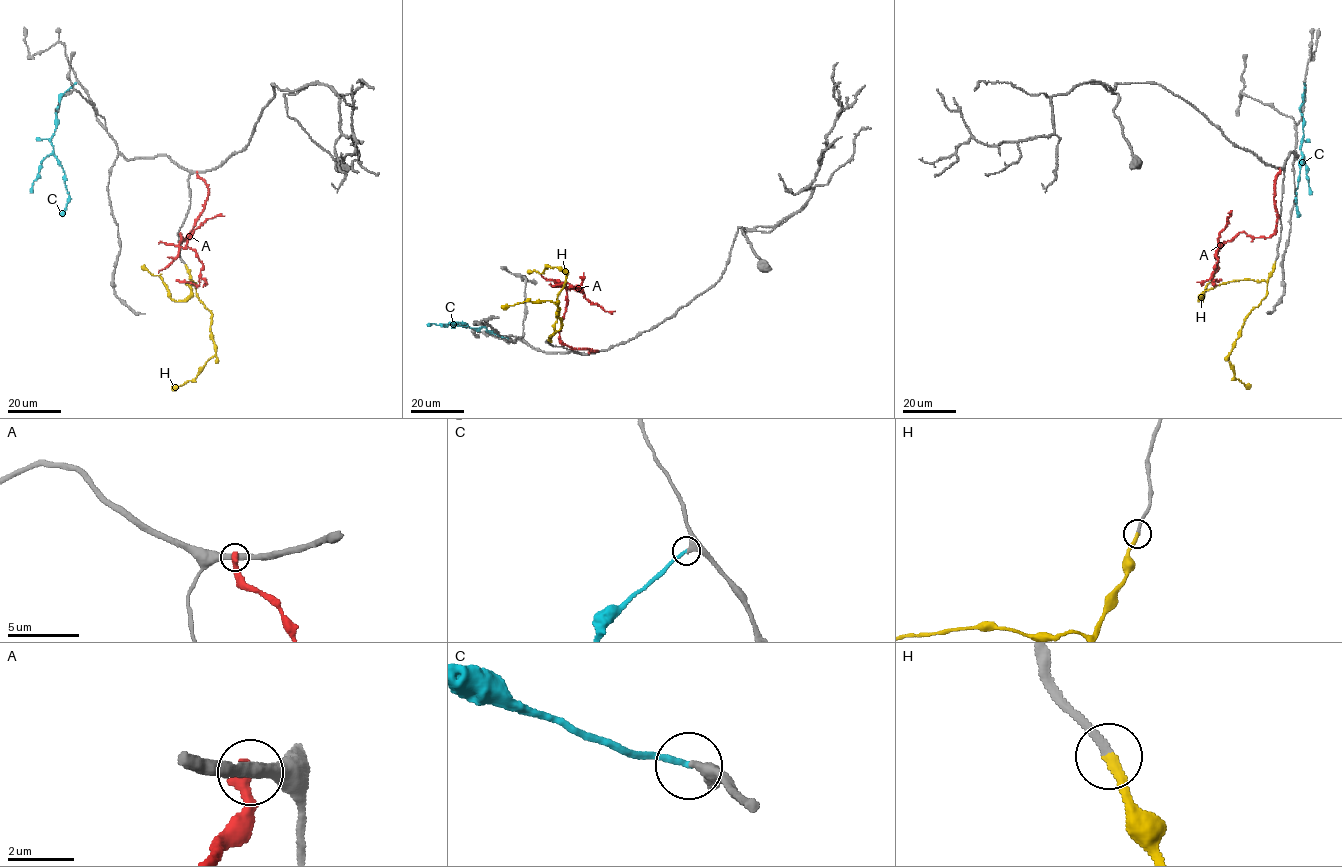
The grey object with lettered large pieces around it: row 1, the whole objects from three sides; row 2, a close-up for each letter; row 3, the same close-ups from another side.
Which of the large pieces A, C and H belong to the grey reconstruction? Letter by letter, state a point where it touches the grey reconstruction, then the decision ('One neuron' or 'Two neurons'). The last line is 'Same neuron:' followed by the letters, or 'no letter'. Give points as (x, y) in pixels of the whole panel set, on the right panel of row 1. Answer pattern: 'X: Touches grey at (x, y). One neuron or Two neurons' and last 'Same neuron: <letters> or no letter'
A: Touches grey at (1280, 168). Two neurons
C: Touches grey at (1304, 83). One neuron
H: Touches grey at (1275, 262). One neuron
Same neuron: C, H

